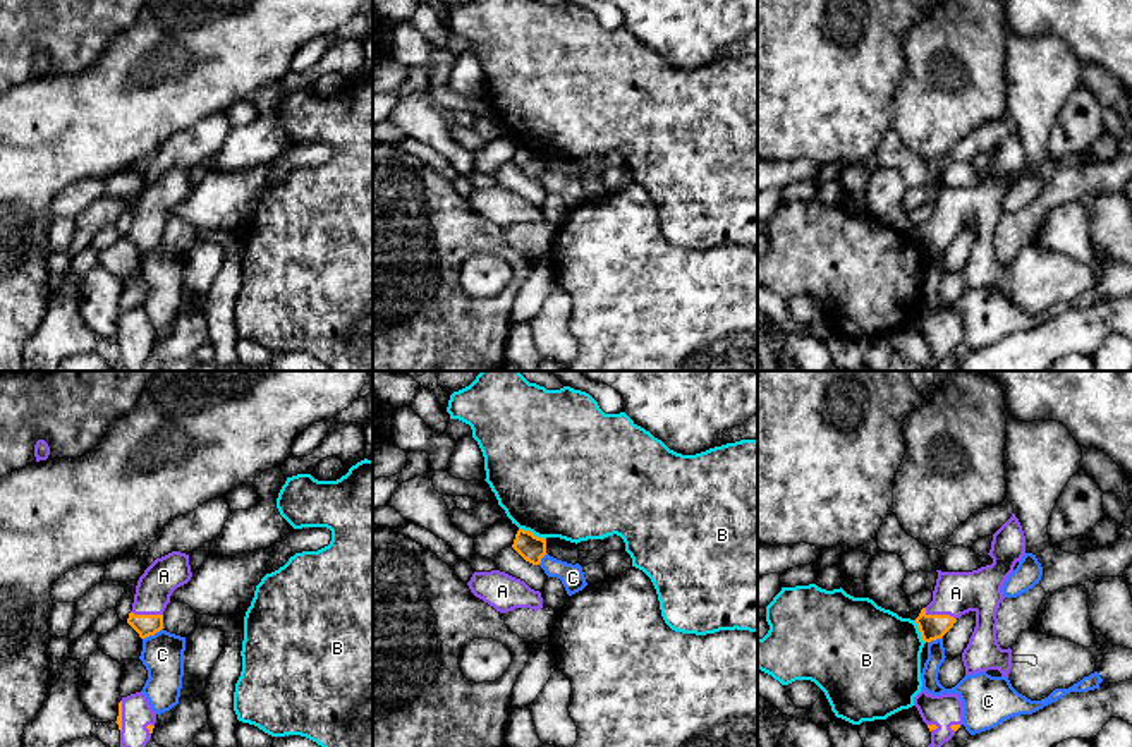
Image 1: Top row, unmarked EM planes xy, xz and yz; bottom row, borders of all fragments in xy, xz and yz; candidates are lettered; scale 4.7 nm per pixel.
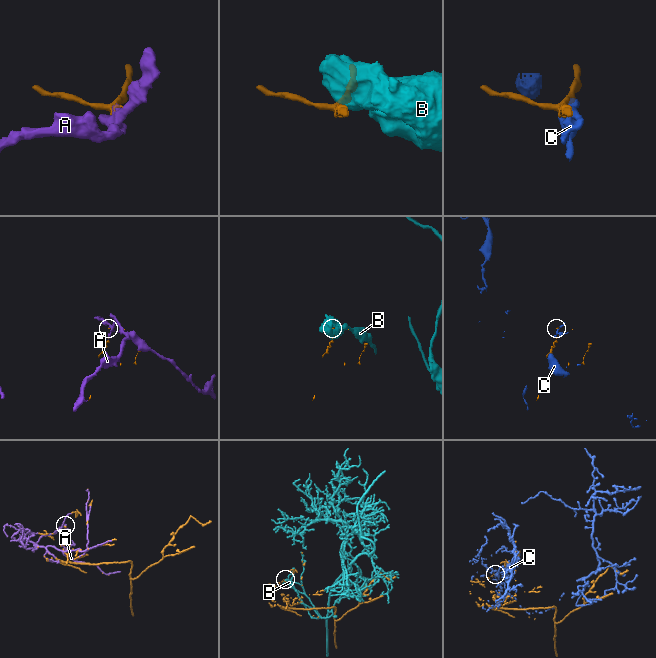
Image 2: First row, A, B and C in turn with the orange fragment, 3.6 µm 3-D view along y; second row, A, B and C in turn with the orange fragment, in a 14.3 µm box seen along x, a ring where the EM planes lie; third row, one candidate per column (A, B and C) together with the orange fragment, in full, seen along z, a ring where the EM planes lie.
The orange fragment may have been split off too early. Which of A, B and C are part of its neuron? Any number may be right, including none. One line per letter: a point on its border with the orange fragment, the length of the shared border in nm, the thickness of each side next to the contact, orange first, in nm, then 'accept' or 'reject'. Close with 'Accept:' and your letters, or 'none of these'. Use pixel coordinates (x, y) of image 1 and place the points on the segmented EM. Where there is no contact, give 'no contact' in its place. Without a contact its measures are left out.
A: meets orange in yz at (940, 615); contact 160 nm long; 120 nm thick on the orange side, 200 nm on the other; accept
B: meets orange in xz at (531, 533); contact 140 nm long; 120 nm thick on the orange side, 500 nm on the other; reject
C: meets orange in xy at (152, 634); contact 110 nm long; 100 nm thick on the orange side, 200 nm on the other; reject
Accept: A

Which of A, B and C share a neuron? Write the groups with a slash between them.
A / B / C

